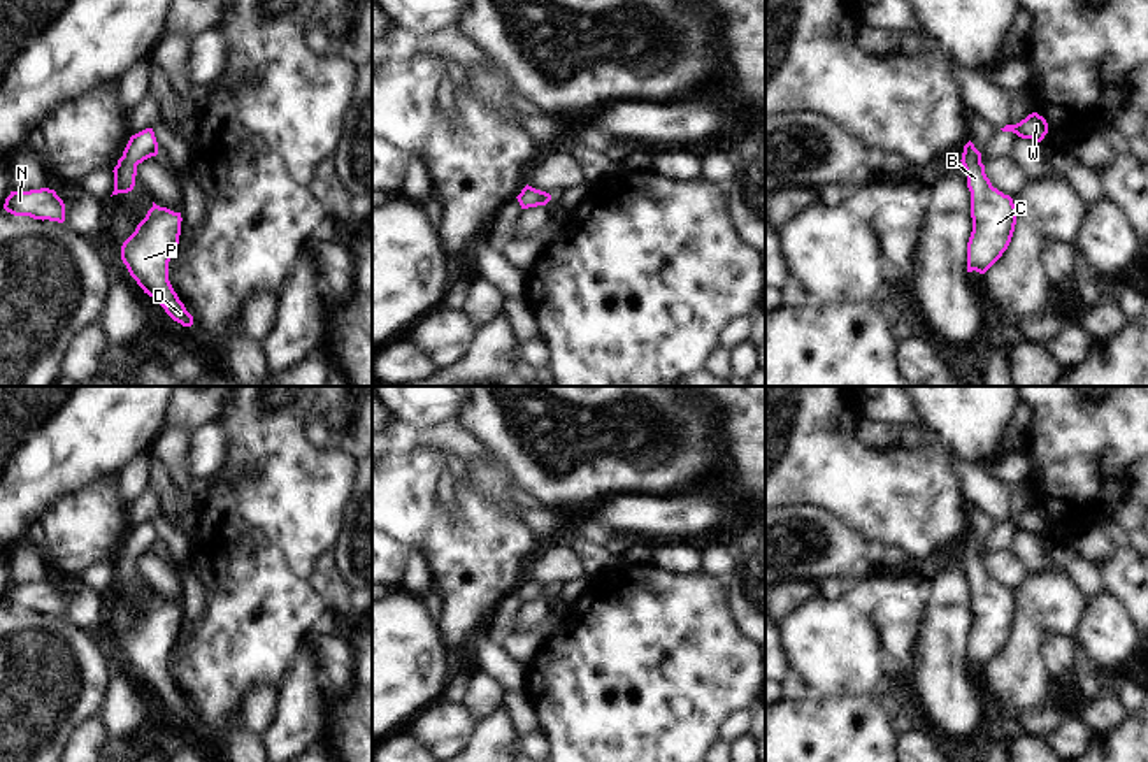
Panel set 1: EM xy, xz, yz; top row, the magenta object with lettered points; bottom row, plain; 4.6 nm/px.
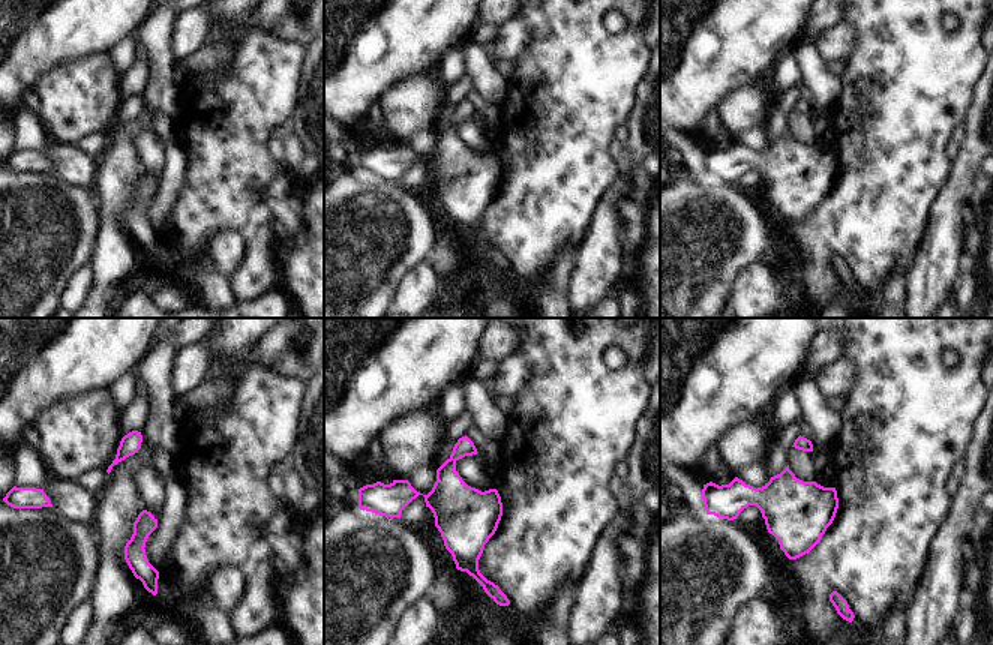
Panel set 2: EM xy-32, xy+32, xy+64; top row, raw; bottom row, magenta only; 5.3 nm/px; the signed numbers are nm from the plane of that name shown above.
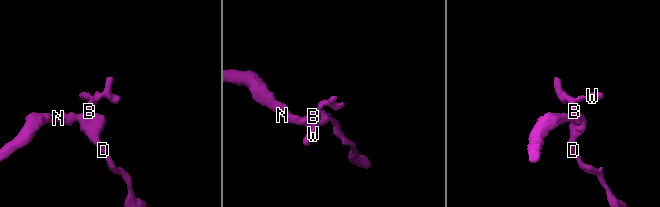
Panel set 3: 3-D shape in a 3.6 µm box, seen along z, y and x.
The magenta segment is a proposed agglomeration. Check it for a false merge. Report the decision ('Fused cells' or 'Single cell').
Single cell.

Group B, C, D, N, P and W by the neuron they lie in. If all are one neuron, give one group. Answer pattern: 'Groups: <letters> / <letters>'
Groups: B C D N P W.

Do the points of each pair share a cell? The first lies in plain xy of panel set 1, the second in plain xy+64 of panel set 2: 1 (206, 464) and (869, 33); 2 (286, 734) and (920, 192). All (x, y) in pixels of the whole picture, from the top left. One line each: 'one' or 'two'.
1: two
2: two

